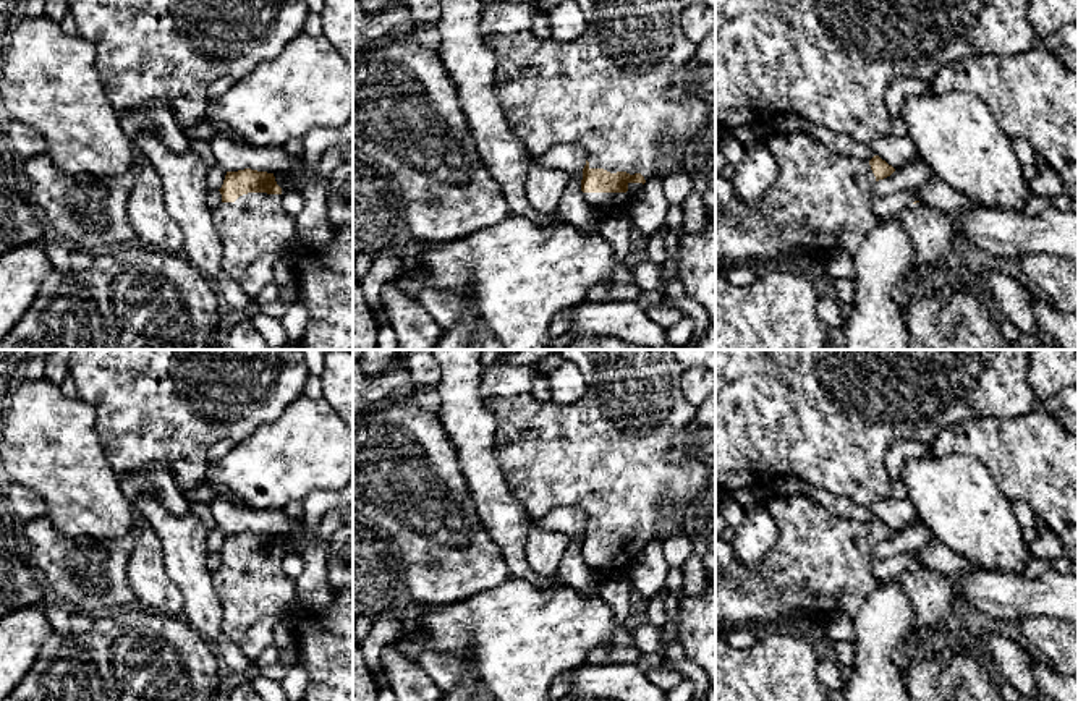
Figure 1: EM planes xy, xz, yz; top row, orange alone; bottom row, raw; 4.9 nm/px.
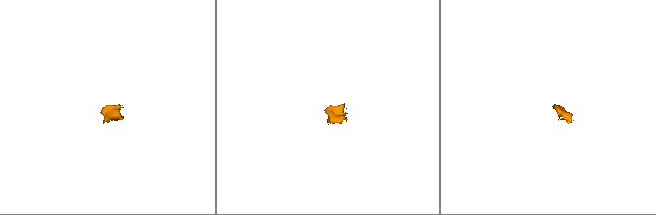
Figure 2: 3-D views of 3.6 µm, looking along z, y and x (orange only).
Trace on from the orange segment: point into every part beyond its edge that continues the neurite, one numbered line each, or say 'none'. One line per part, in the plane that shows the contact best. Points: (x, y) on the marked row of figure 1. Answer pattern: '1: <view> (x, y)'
1: xy (256, 224)

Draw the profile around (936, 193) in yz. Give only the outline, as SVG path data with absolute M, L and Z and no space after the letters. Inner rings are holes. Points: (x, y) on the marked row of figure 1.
M932 175L916 189L900 191L890 196L877 198L876 210L881 220L897 215L900 210L913 206L915 201L924 202L940 212L953 215L955 212L968 212L979 204L970 201L961 193L955 191L937 175Z

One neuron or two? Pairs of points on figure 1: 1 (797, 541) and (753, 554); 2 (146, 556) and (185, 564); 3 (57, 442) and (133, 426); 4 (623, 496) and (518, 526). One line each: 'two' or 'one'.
1: two
2: two
3: two
4: two

